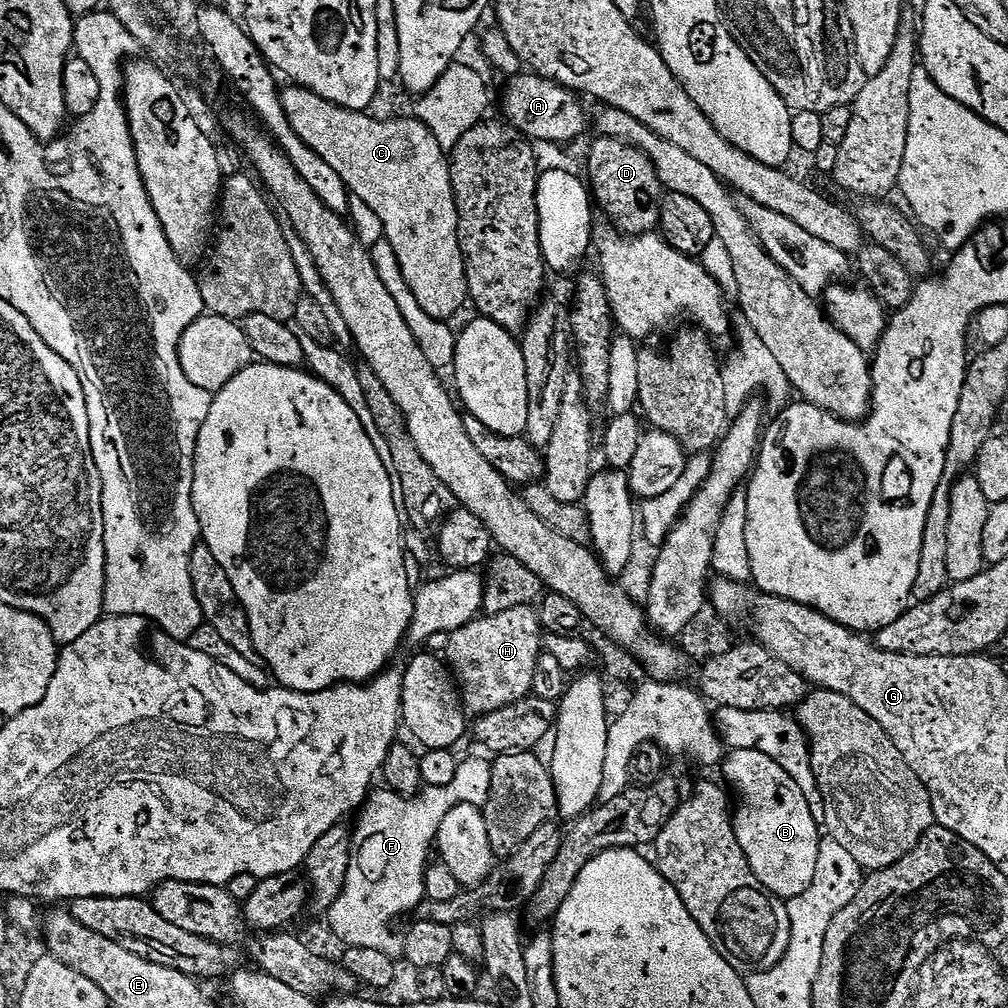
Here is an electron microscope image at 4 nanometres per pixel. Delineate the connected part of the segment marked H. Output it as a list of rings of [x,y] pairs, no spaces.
[[[524,605],[493,616],[484,614],[448,638],[446,663],[469,713],[483,714],[510,706],[529,695],[534,666],[542,651],[542,629],[535,607]]]

